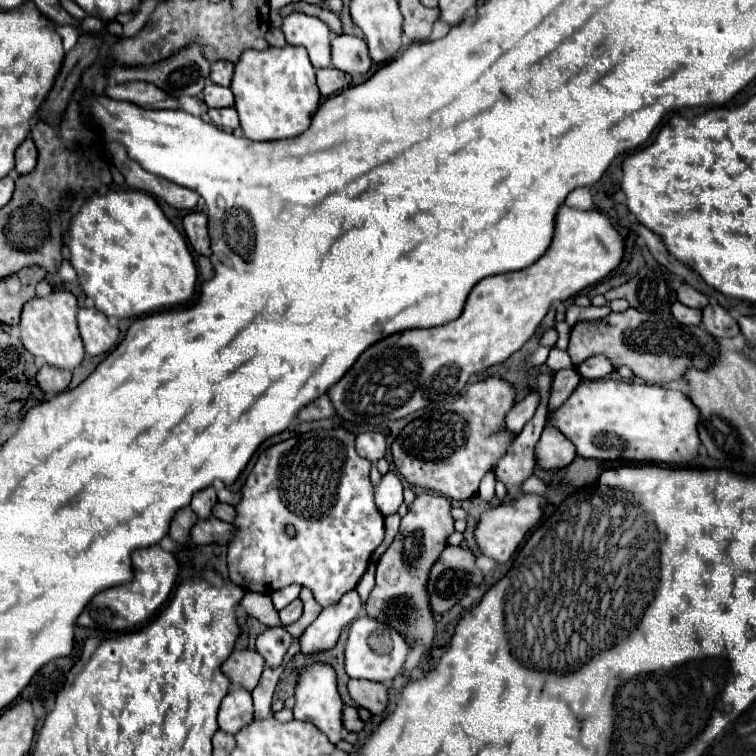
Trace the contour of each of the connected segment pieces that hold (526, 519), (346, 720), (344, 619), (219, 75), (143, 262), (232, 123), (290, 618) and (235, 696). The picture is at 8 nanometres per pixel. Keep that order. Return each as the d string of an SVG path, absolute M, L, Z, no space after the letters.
M521 495L517 501L507 501L507 503L501 503L499 507L485 511L475 529L475 539L481 547L481 553L499 563L507 563L515 555L525 535L541 521L543 505L545 505L543 495Z
M345 707L345 709L343 709L343 725L345 725L345 729L349 729L349 731L355 731L355 733L363 731L365 723L359 719L357 707Z
M353 589L341 597L335 605L323 609L319 617L305 629L301 635L301 653L315 653L315 651L327 651L331 649L343 627L347 627L351 621L357 619L363 603L359 593Z
M229 61L213 63L211 65L211 79L213 79L213 83L229 87L231 85L231 77L233 77L233 69L235 69L235 65L229 63Z
M112 191L107 195L95 195L79 209L69 227L69 251L71 265L79 275L79 283L95 307L107 317L141 317L155 311L185 305L195 295L197 267L183 235L163 215L157 201L141 191Z
M225 107L225 109L209 109L209 117L213 125L223 127L223 129L237 129L239 127L239 115L235 107Z
M301 599L291 601L285 609L279 611L279 617L281 617L281 623L283 625L291 625L291 623L299 621L301 615L303 615L303 603L301 603Z
M233 687L221 703L219 729L235 735L235 733L239 733L239 729L243 729L245 725L251 725L251 723L253 723L251 693L241 687Z

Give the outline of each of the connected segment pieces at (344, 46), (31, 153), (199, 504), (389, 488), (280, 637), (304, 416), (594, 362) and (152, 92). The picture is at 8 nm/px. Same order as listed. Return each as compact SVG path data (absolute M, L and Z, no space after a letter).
M337 35L333 41L333 65L345 73L365 73L371 67L367 43L353 35Z
M25 139L17 151L15 151L15 171L19 175L25 175L25 173L31 173L37 165L37 149L35 149L35 143L31 139Z
M207 487L199 493L193 495L193 501L191 501L191 509L197 513L197 517L201 519L209 519L213 515L213 505L217 503L217 493L213 487Z
M387 473L375 487L375 503L383 515L393 515L403 505L403 485L397 475Z
M269 627L257 637L257 653L265 659L267 667L275 669L283 663L283 657L293 637L285 627Z
M329 395L317 397L315 401L311 401L307 407L303 407L297 415L299 421L317 421L317 419L327 419L333 417L333 403L329 401Z
M593 355L587 361L583 361L583 365L579 365L577 371L585 379L601 379L601 377L609 375L613 371L613 367L611 367L611 361L605 355Z
M121 83L105 89L105 95L121 101L131 101L145 109L181 109L179 99L169 97L163 89L149 83Z

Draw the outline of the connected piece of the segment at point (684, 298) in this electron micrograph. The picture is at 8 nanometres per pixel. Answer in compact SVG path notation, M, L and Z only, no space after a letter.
M683 283L683 285L677 289L677 297L679 297L679 301L681 301L683 305L695 307L695 309L703 309L703 307L709 303L709 299L707 299L703 293L699 293L697 289L693 289L693 287L687 285L687 283Z

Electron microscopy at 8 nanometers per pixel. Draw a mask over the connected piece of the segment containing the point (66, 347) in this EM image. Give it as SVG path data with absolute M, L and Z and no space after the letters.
M55 291L49 297L35 297L29 301L29 305L23 307L21 313L21 341L25 349L33 355L43 359L47 365L57 367L57 369L69 369L73 371L75 367L81 365L85 357L83 341L77 329L77 299L71 291Z

